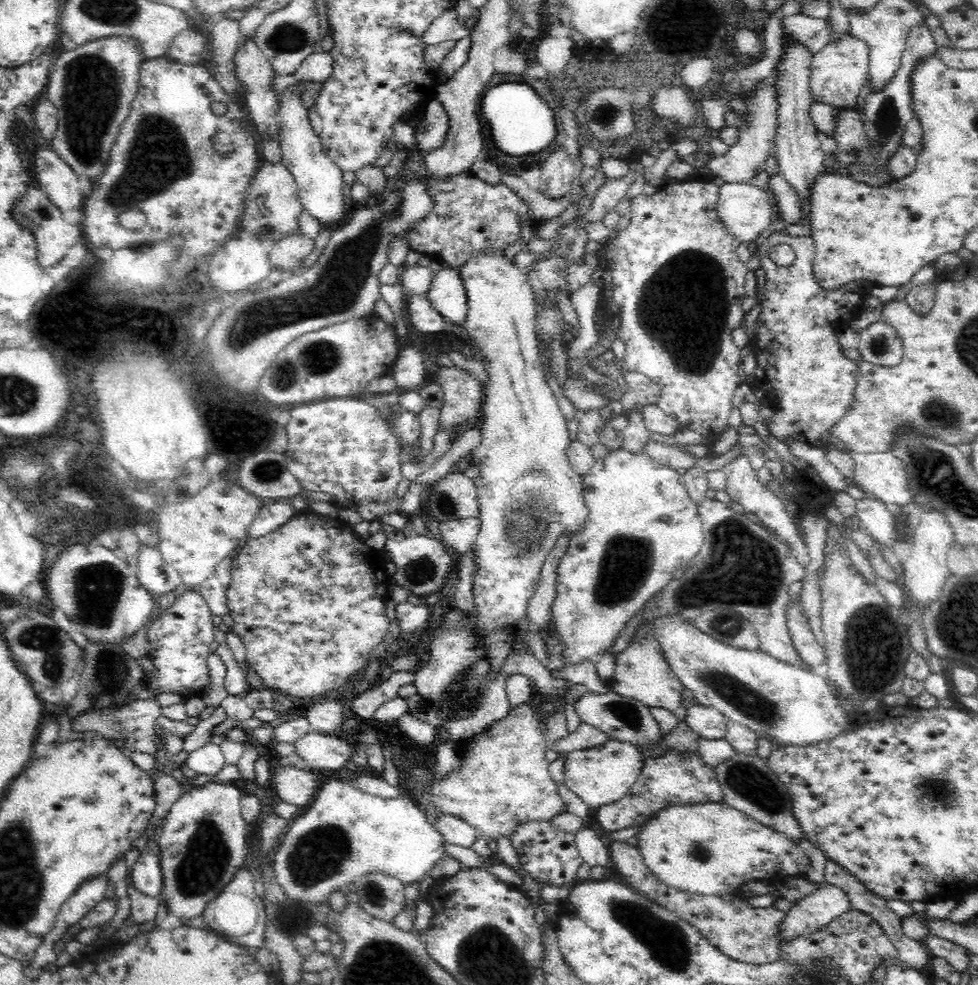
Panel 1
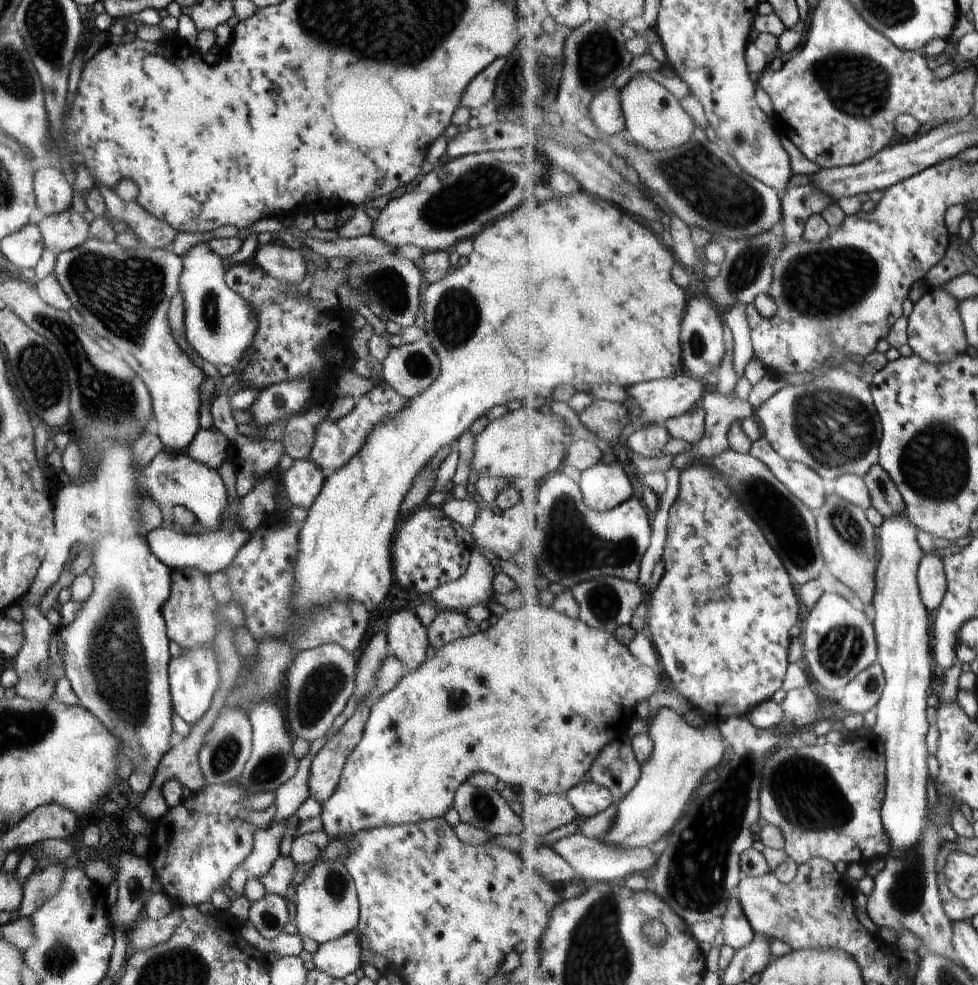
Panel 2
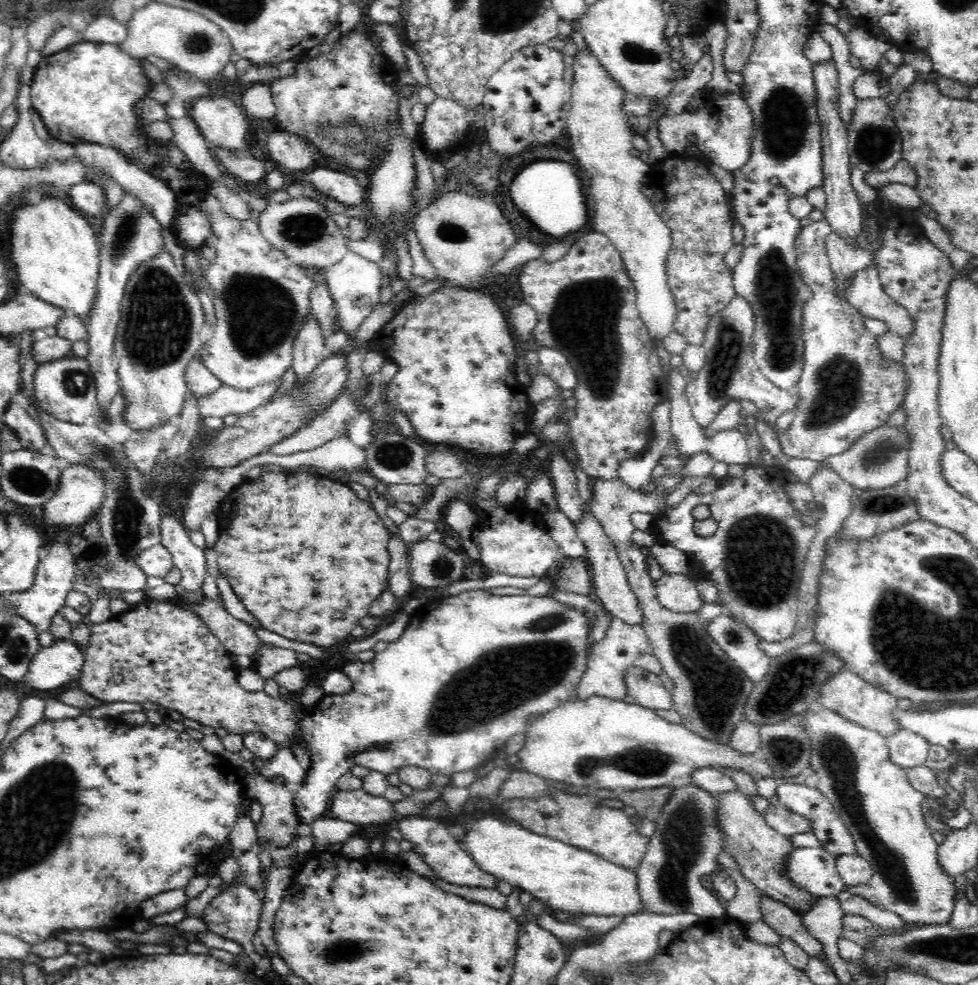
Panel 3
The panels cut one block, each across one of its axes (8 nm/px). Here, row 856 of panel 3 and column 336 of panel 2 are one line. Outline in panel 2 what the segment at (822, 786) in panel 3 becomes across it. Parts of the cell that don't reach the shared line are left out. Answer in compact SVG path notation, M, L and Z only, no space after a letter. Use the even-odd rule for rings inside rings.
M330 862L313 866L295 889L296 905L292 907L291 921L300 937L311 938L321 945L357 928L359 900L353 878L342 863Z

